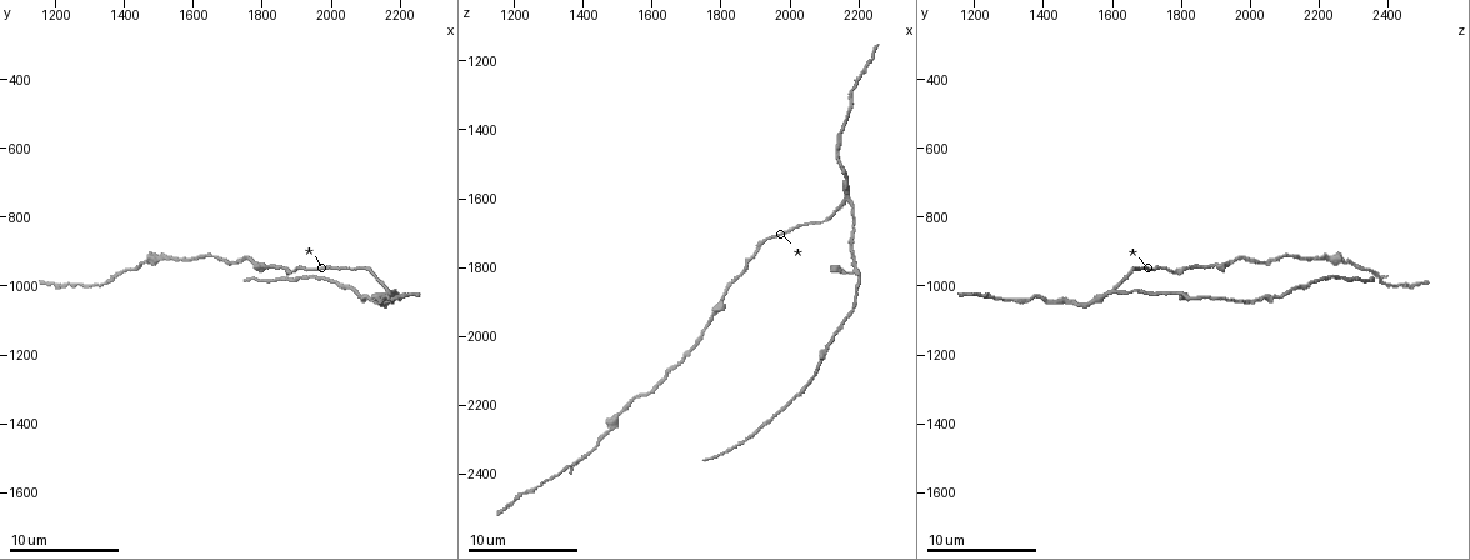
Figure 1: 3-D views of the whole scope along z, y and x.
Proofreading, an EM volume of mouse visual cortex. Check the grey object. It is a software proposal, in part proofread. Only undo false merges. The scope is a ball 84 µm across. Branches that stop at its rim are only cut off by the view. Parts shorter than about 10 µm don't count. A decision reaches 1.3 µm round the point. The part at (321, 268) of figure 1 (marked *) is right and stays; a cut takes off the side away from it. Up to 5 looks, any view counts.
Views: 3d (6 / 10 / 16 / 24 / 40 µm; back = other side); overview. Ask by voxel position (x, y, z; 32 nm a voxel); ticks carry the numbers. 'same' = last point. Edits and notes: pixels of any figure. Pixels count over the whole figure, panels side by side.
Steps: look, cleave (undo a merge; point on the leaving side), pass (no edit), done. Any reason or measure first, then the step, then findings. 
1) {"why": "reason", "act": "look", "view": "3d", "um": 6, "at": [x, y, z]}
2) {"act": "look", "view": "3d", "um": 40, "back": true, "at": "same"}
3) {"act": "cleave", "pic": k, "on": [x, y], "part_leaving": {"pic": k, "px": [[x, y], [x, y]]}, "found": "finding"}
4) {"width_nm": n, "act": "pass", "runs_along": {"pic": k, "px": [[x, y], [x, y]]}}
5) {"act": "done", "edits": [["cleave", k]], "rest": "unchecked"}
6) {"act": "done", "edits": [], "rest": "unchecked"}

{"why": "arms part here", "act": "look", "view": "3d", "um": 16, "at": [2170, 1010, 1590]}

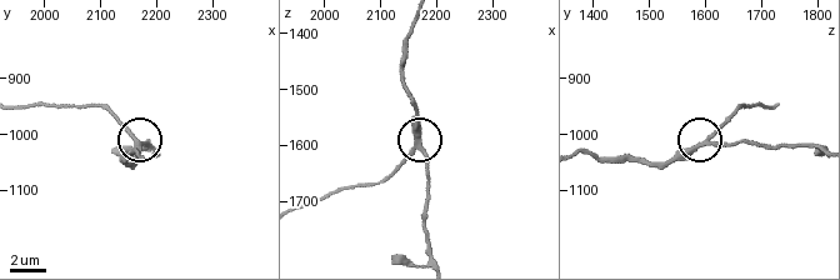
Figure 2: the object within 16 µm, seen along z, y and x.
{"why": "zoom in", "act": "look", "view": "3d", "um": 6, "at": [2175, 1020, 1600]}

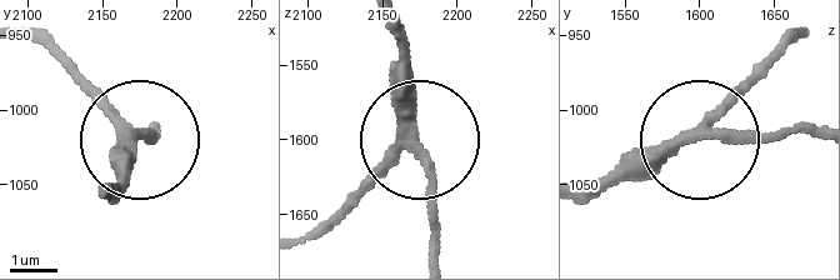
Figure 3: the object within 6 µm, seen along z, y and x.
{"side_arm_um": 17, "act": "pass", "runs_along": {"pic": 3, "px": [[30, 40], [138, 139], [126, 184]]}, "found": "all the same neuron"}

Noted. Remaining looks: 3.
{"why": "sudden change in width", "act": "look", "view": "3d", "um": 10, "at": [2200, 1030, 1850]}

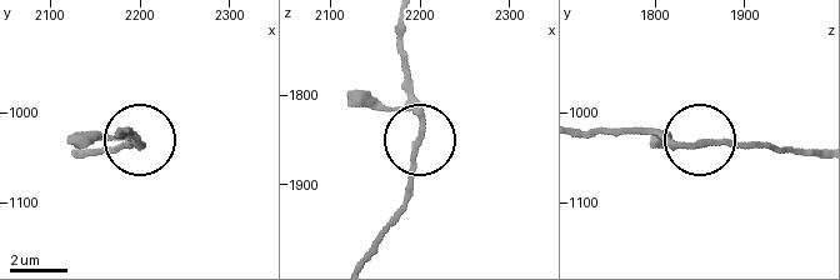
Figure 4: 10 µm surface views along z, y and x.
{"act": "look", "view": "3d", "um": 6, "at": [2195, 1035, 1855]}

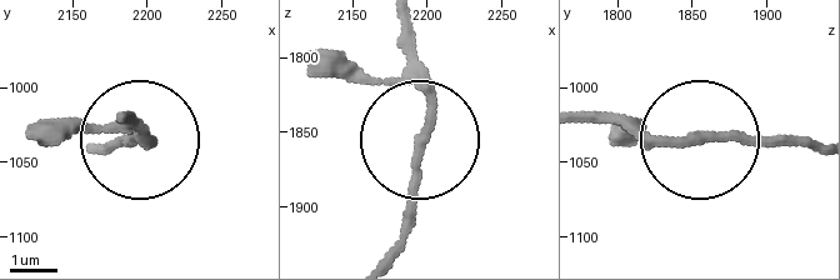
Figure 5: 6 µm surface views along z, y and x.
{"act": "pass", "runs_along": {"pic": 5, "px": [[400, 30], [424, 103], [424, 161], [400, 254]]}, "found": "all the same neuron"}

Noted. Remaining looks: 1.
{"act": "done", "edits": [], "rest": "unchecked"}

